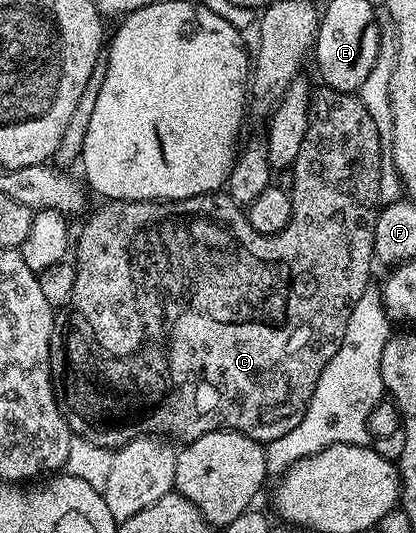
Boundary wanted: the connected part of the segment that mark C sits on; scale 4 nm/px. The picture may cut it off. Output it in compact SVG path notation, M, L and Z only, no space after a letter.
M318 87L310 95L308 135L304 135L304 144L300 147L300 155L295 159L292 166L292 174L294 173L292 219L288 223L288 227L284 227L278 233L264 235L256 232L250 220L246 218L243 206L237 205L231 199L229 192L226 191L205 193L204 195L196 195L192 199L180 199L179 201L106 201L102 203L102 206L87 219L82 234L79 237L77 234L76 244L72 249L72 264L74 270L76 270L76 287L72 287L70 304L65 306L54 318L54 330L52 331L52 343L50 344L50 374L54 384L54 394L71 434L74 437L90 440L92 444L98 444L100 447L111 451L117 451L122 446L127 445L128 442L143 435L161 435L174 443L189 443L200 439L204 435L214 433L217 429L229 429L236 433L243 433L254 441L263 443L273 443L276 439L280 439L280 435L288 435L288 431L292 431L292 427L296 427L296 423L300 423L304 419L306 408L310 406L310 400L316 391L316 383L320 379L328 359L332 359L332 355L336 355L336 351L344 339L344 331L348 331L348 319L352 315L352 307L356 307L360 295L364 295L364 291L371 288L370 268L376 265L374 232L376 231L376 219L380 208L378 196L380 195L380 167L382 166L383 156L384 142L380 139L380 131L376 131L376 123L372 123L372 115L368 115L368 110L364 108L362 100L353 93Z

